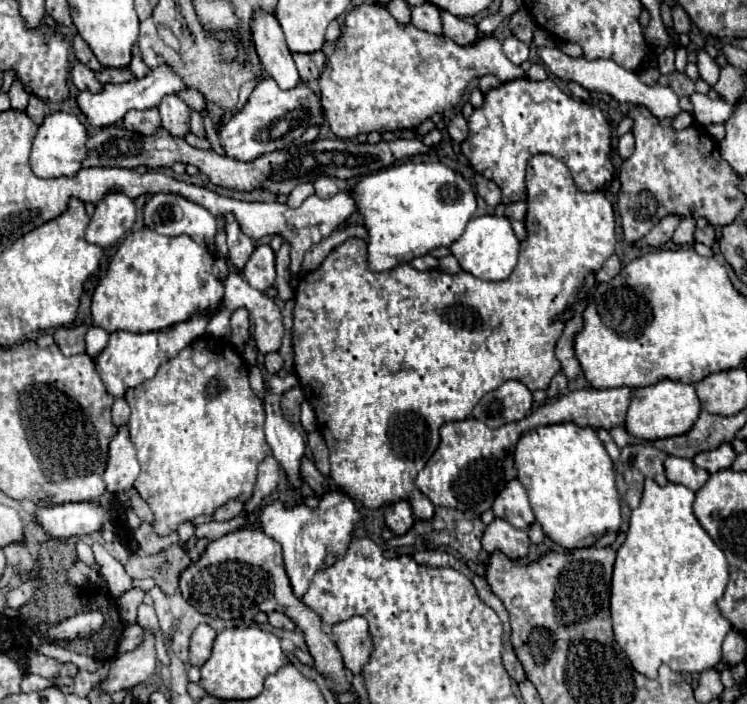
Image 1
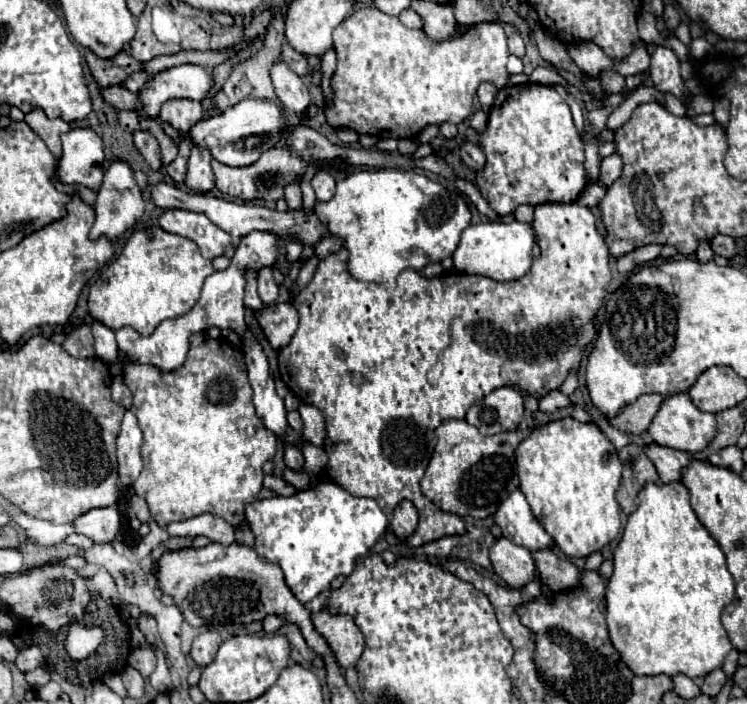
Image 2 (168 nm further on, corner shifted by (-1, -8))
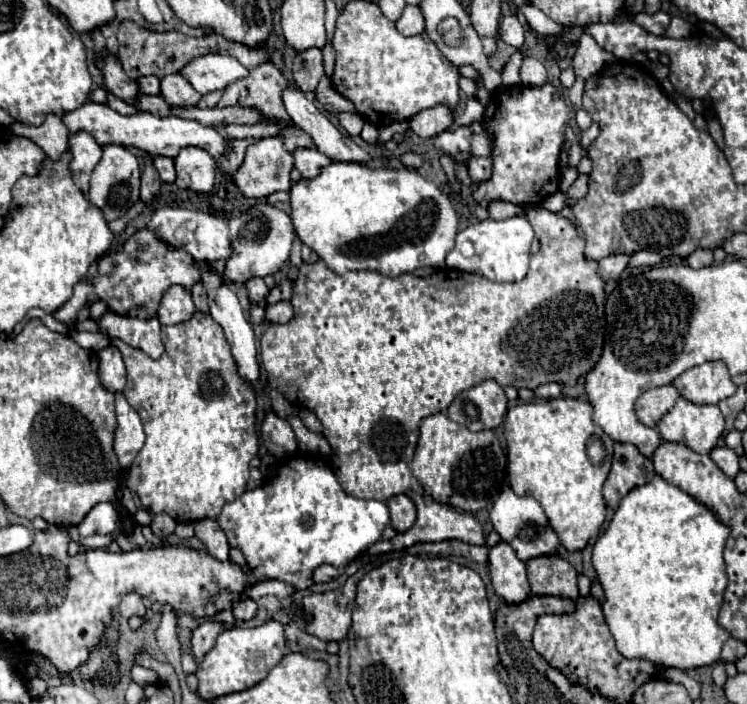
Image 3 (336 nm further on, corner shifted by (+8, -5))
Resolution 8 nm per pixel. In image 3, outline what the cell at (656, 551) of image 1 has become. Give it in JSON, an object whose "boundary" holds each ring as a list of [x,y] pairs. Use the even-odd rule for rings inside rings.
{"boundary":[[[654,475],[646,485],[634,487],[620,501],[610,525],[594,543],[592,565],[606,595],[602,605],[604,617],[616,639],[618,651],[626,659],[648,659],[682,671],[712,665],[720,659],[722,645],[730,637],[716,621],[728,583],[722,559],[728,535],[730,527],[724,525],[712,509],[680,487],[664,481],[660,475]]]}

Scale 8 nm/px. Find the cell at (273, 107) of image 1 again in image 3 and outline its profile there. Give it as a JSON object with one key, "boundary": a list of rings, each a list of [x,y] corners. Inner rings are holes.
{"boundary":[[[86,101],[80,109],[74,109],[72,113],[66,113],[62,117],[62,121],[64,121],[64,125],[68,125],[70,133],[86,131],[102,147],[110,145],[110,143],[118,143],[118,145],[126,145],[126,147],[132,145],[132,147],[138,147],[138,149],[150,153],[152,157],[156,157],[156,155],[176,157],[178,151],[184,149],[184,147],[200,147],[206,153],[210,153],[214,159],[220,159],[226,151],[226,137],[220,135],[212,127],[200,125],[198,121],[180,119],[180,117],[156,117],[156,115],[144,113],[144,111],[138,111],[134,115],[120,115],[104,103]]]}

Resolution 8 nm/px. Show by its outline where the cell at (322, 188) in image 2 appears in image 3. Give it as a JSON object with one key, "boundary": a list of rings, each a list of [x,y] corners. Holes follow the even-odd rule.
{"boundary":[[[300,147],[294,151],[294,165],[302,173],[304,179],[316,177],[328,163],[330,163],[330,159],[326,155],[322,155],[318,149]]]}

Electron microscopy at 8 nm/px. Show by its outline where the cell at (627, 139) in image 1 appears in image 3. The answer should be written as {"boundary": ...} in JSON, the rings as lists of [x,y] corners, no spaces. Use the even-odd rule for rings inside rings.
{"boundary":[[[580,175],[580,177],[570,185],[570,189],[564,193],[564,195],[566,195],[566,205],[568,205],[568,207],[574,205],[580,197],[586,195],[586,191],[588,191],[588,175]]]}

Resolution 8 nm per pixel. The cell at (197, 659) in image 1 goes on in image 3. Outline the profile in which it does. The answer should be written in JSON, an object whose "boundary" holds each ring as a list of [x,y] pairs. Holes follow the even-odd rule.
{"boundary":[[[204,621],[194,629],[192,653],[196,661],[200,661],[216,645],[216,637],[220,635],[220,631],[222,631],[222,625],[216,621]]]}

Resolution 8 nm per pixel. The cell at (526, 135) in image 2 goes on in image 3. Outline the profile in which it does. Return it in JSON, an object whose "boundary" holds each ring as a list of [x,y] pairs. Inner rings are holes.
{"boundary":[[[550,83],[542,87],[504,87],[502,91],[494,91],[490,97],[490,103],[484,113],[484,123],[486,123],[486,133],[492,139],[492,163],[494,163],[494,173],[492,179],[486,183],[480,183],[474,191],[474,199],[478,205],[486,207],[492,199],[502,199],[510,201],[514,205],[530,205],[546,199],[554,191],[558,191],[558,155],[560,147],[564,143],[564,125],[570,121],[570,107],[566,105],[562,93],[554,97],[558,89]]]}

